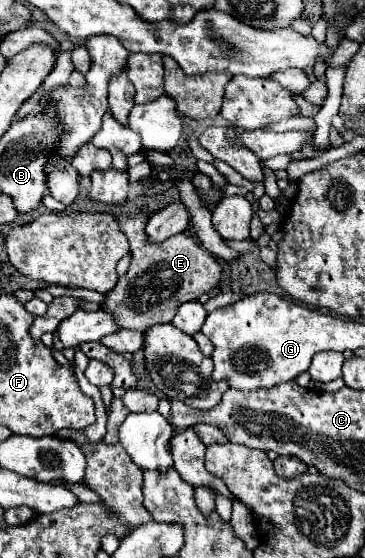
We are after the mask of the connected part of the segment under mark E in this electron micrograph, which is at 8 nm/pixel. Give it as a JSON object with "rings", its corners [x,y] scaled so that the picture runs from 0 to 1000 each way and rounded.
{"rings":[[[367,385],[329,392],[329,410],[356,432],[362,446],[362,468],[356,482],[340,496],[323,500],[323,511],[290,525],[290,539],[279,543],[285,557],[307,557],[318,565],[318,579],[334,590],[373,590],[400,593],[416,582],[433,579],[466,579],[482,554],[537,536],[553,525],[570,525],[586,518],[603,504],[608,478],[570,450],[559,450],[532,425],[515,418],[493,418],[466,425],[449,435],[405,435],[395,407],[405,389],[400,385]]]}

